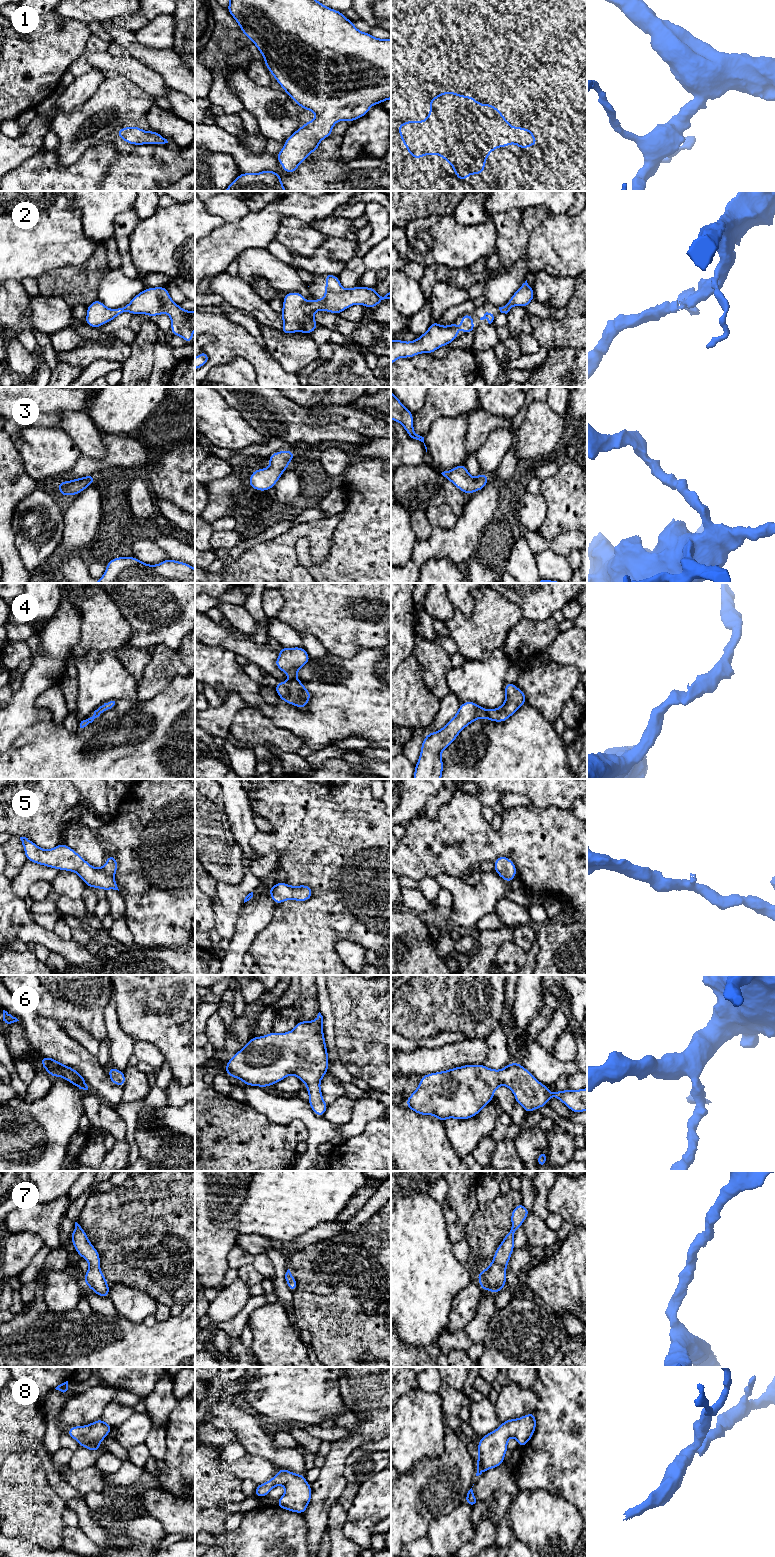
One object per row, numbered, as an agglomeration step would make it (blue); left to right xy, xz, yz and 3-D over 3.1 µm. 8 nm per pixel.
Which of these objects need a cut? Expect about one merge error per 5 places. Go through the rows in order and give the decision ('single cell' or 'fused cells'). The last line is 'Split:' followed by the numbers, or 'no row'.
1: single cell
2: single cell
3: single cell
4: single cell
5: single cell
6: single cell
7: single cell
8: single cell
Split: no row

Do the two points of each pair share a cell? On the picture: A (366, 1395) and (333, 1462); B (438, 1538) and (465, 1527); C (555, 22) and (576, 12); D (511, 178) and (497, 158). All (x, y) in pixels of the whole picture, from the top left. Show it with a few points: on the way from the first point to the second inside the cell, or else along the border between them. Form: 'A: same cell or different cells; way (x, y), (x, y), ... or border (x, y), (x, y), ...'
A: same cell; way (367, 1412), (367, 1426), (348, 1445)
B: same cell; way (445, 1534), (458, 1528)
C: same cell; way (560, 18), (571, 16)
D: same cell; way (506, 173), (501, 167), (501, 162)

